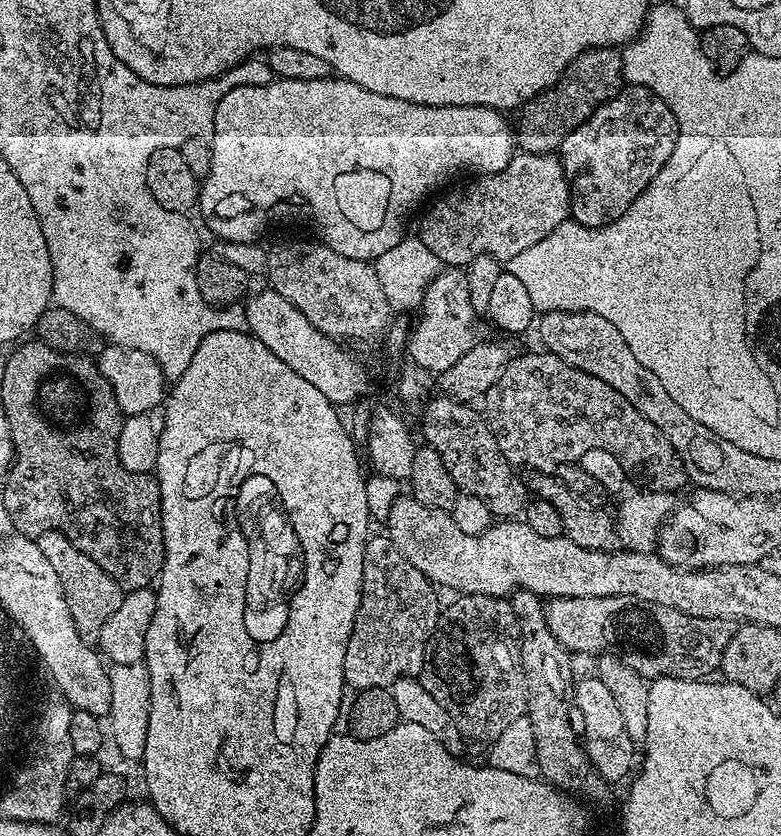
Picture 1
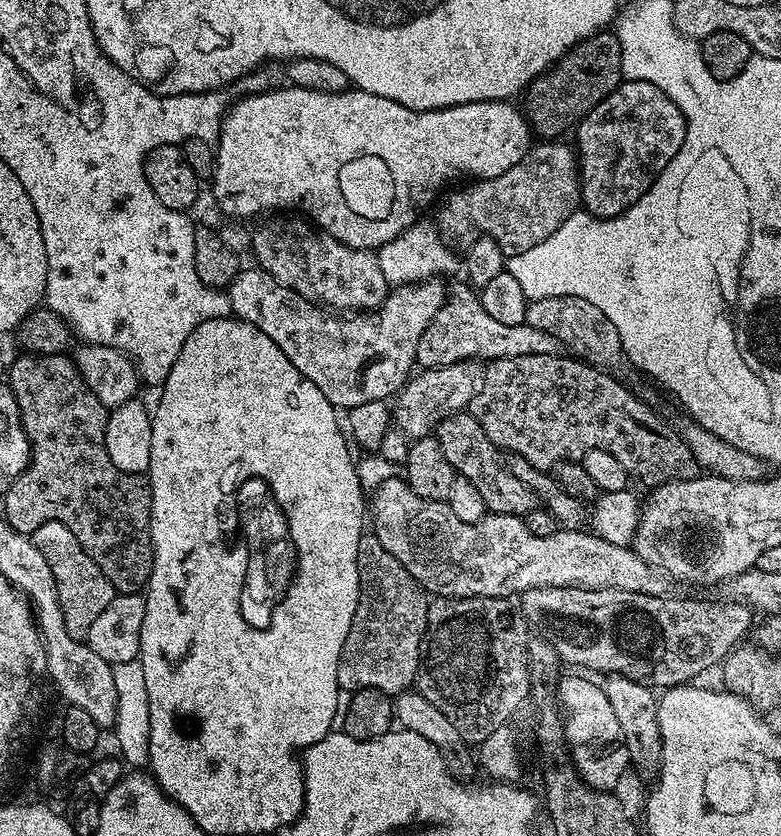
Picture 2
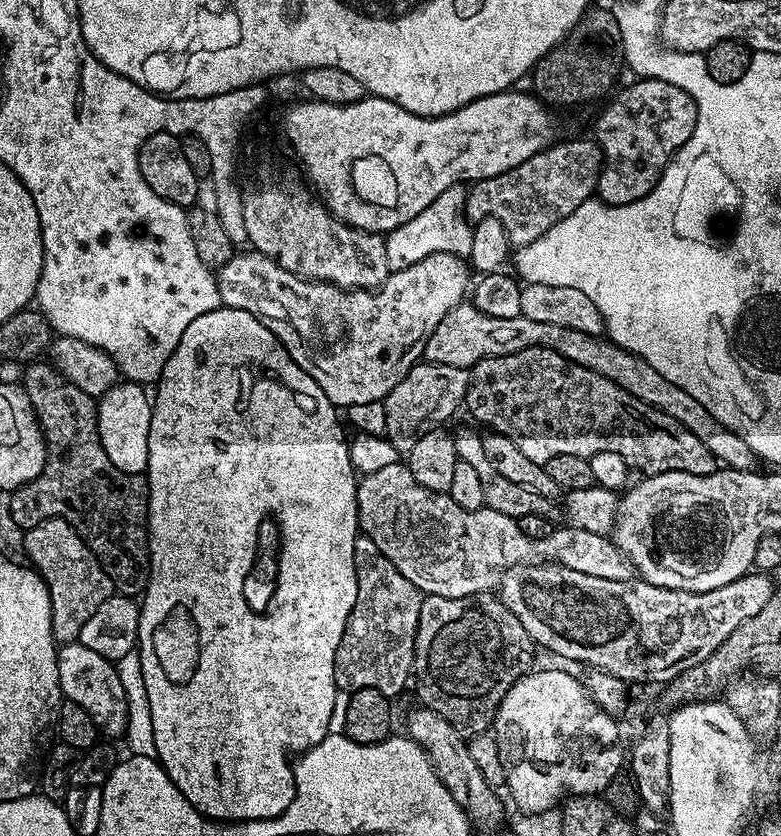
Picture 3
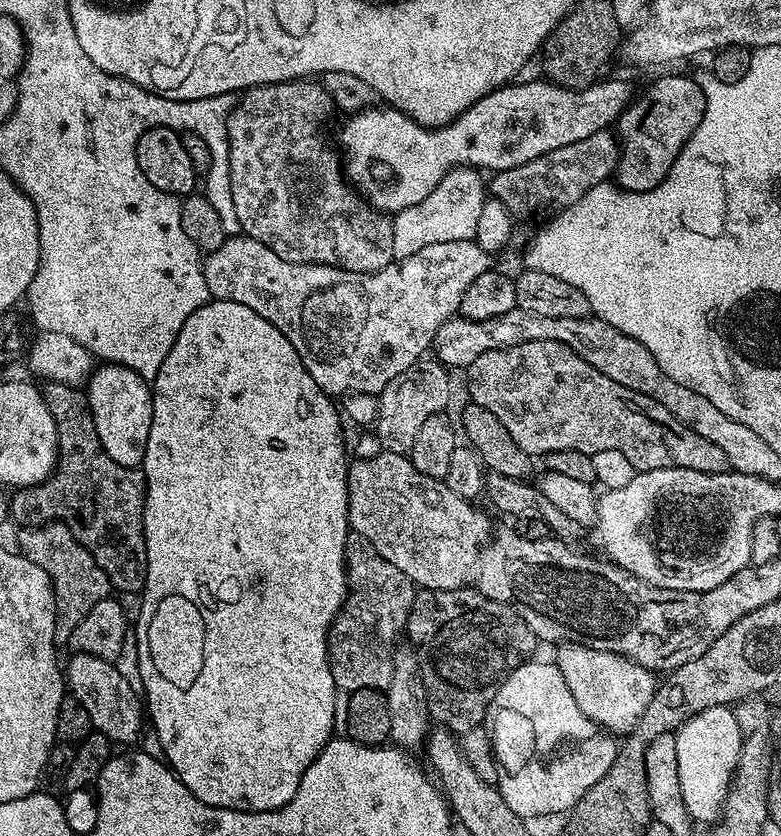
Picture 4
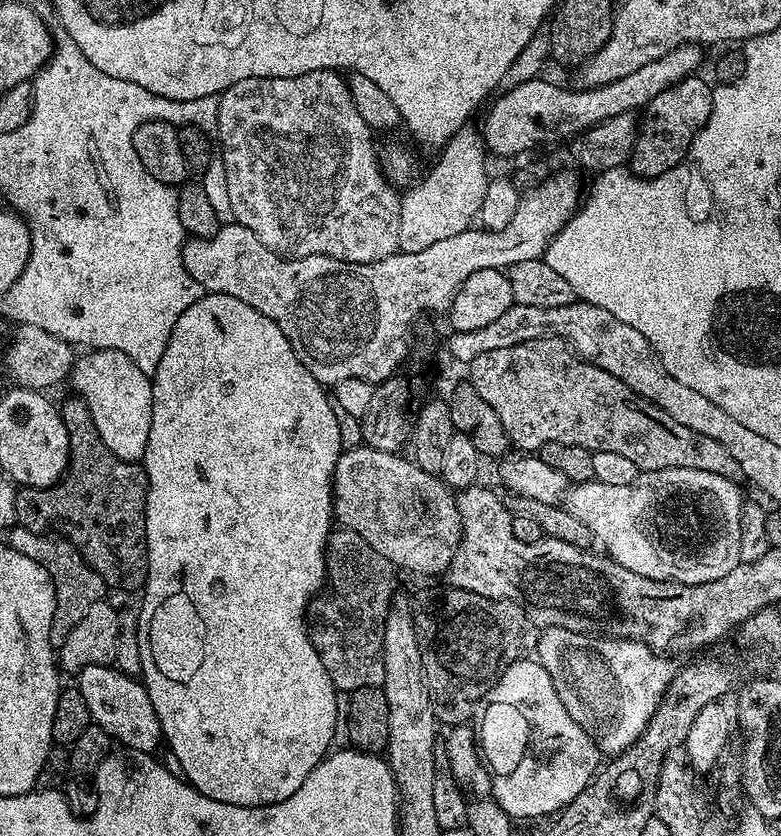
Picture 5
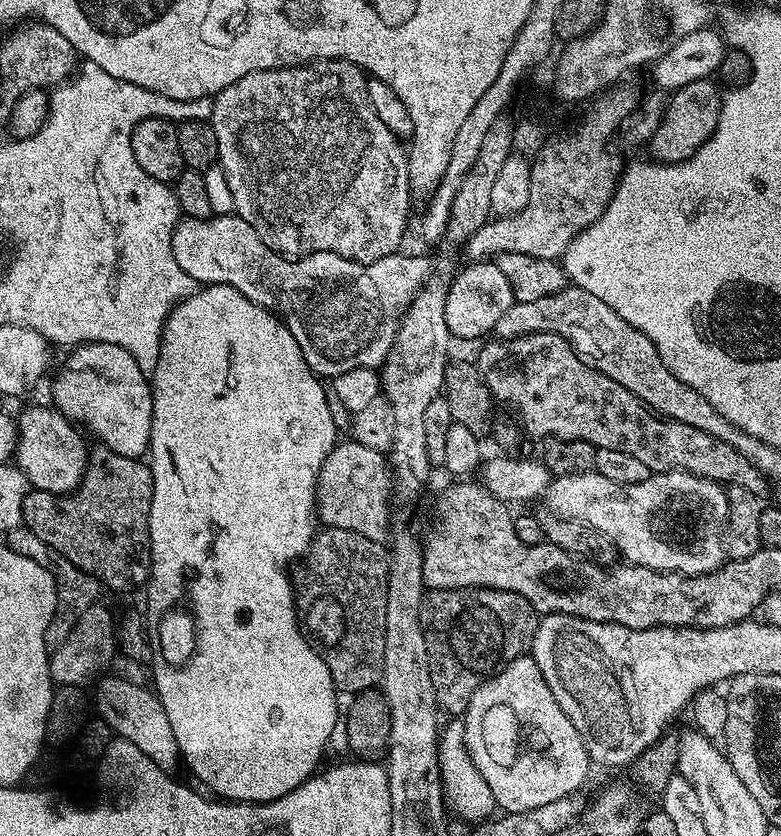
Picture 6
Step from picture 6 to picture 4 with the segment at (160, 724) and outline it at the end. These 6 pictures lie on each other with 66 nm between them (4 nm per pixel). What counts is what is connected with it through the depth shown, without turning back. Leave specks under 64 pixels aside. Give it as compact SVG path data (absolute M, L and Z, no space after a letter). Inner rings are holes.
M85 652L75 653L72 656L68 664L66 662L64 668L65 683L69 693L78 698L78 702L81 702L87 714L90 715L93 729L102 733L103 736L107 737L114 744L119 744L119 742L124 744L122 746L129 745L126 743L132 742L136 738L138 740L141 735L142 722L144 723L144 704L137 689L130 686L130 682L123 678L113 661L100 659L96 655L88 655Z

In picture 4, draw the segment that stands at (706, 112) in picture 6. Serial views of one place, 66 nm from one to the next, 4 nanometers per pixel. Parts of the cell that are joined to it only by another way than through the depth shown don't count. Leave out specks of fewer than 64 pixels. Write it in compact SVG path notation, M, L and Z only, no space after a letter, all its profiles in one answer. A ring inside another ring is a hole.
M660 76L644 93L637 95L628 105L618 121L618 147L620 161L616 163L614 180L626 192L648 192L658 186L666 178L666 174L674 166L678 154L686 146L686 142L698 130L704 117L706 98L699 83L688 76Z

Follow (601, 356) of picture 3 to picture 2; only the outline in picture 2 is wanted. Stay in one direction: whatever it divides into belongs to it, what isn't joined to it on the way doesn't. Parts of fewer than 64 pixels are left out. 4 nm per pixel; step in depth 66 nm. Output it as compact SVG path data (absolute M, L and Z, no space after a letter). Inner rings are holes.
M461 282L447 289L444 304L434 314L430 326L426 326L426 334L418 342L416 364L421 369L441 368L463 360L479 360L491 362L502 358L518 358L526 354L561 355L562 345L558 338L536 330L527 322L518 326L506 326L495 318L490 318L486 310L482 310L482 302L474 291L473 285Z

